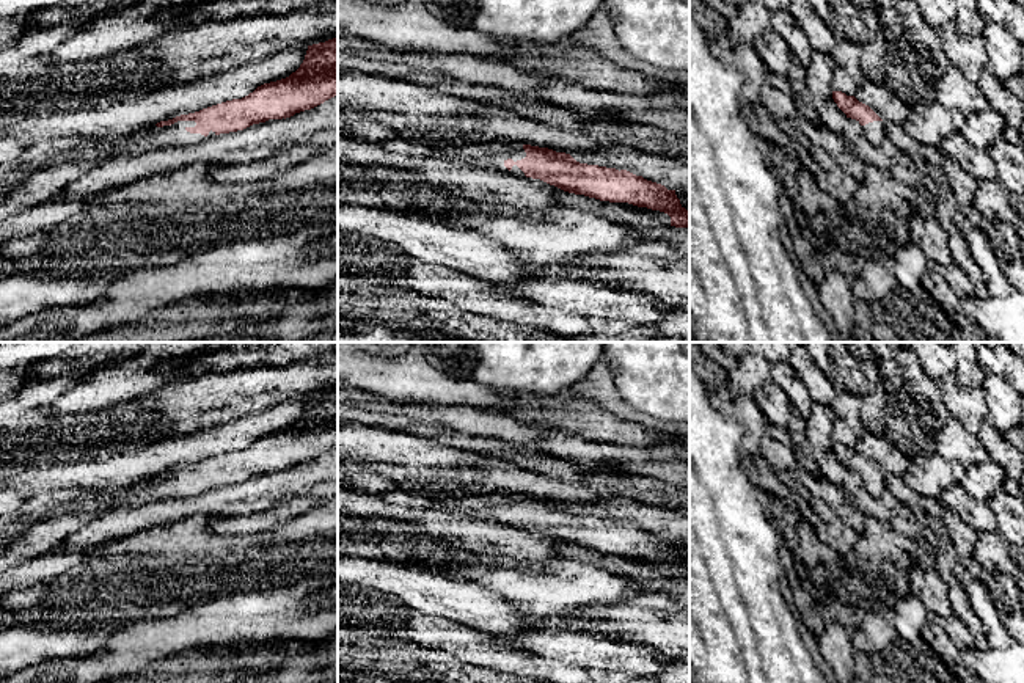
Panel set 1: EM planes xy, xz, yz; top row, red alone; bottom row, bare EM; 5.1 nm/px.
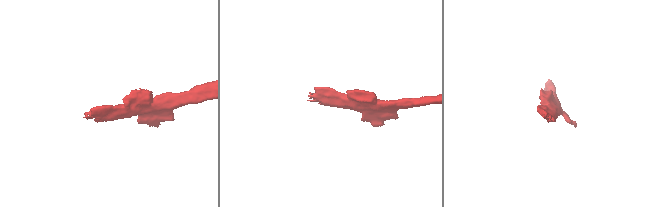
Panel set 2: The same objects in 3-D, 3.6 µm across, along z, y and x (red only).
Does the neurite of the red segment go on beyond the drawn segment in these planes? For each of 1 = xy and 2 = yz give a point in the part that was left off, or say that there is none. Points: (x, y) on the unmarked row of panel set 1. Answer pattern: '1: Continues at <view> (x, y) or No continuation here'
1: Continues at xy (151, 489)
2: Continues at yz (875, 484)

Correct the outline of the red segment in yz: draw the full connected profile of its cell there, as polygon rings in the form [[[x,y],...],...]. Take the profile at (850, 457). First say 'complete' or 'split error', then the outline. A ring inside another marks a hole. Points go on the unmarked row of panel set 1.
split error | [[[832,443],[832,451],[847,469],[856,471],[862,477],[864,485],[872,496],[880,499],[887,498],[883,471],[869,457],[842,443]]]

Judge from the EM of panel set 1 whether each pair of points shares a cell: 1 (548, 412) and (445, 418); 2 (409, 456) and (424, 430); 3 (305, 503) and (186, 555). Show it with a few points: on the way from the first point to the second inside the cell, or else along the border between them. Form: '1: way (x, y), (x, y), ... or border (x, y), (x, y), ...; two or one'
1: border (487, 412), (542, 424); two
2: border (385, 427), (412, 432), (423, 438); two
3: border (314, 503), (283, 525); two

